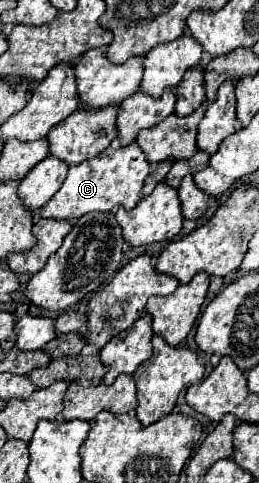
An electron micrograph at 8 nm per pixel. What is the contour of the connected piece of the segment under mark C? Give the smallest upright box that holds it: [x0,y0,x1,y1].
[40,142,150,220]

